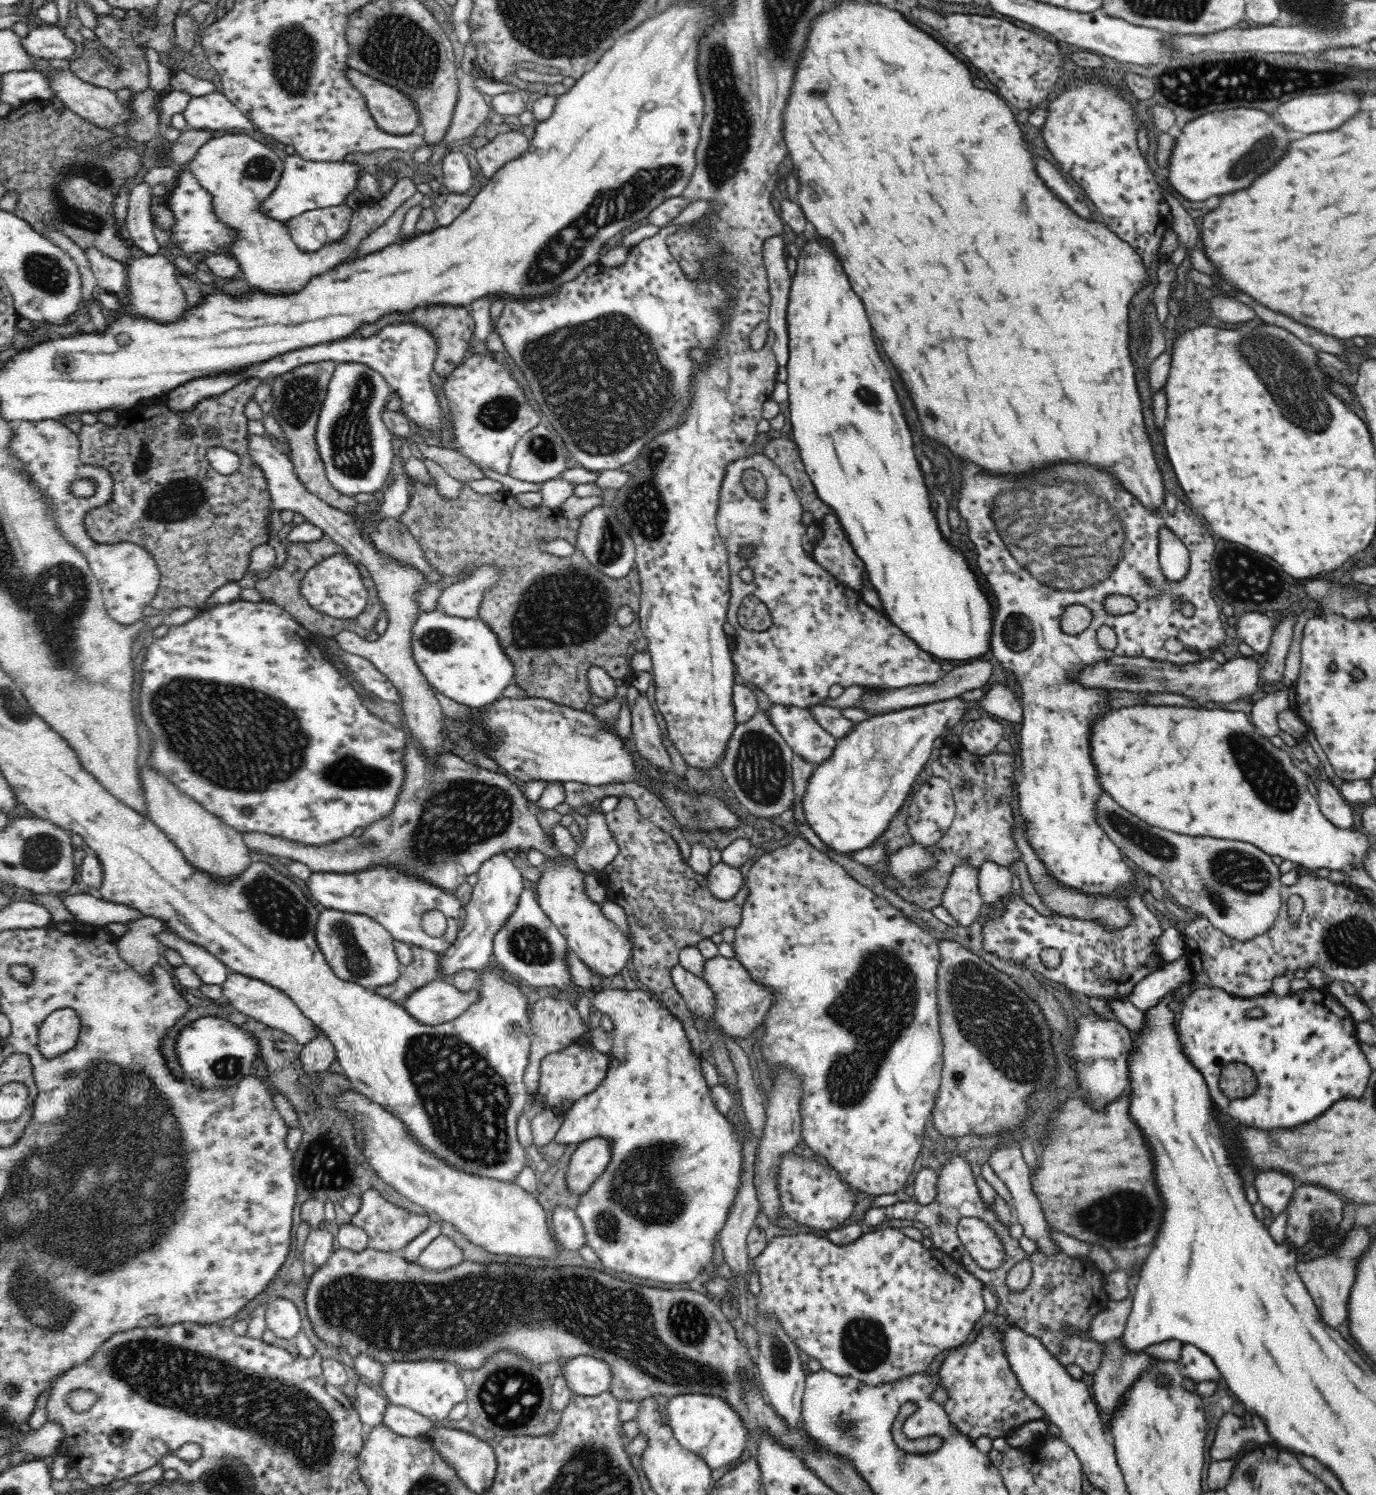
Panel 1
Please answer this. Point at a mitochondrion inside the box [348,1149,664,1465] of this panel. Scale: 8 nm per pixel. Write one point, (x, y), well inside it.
(510, 1397)

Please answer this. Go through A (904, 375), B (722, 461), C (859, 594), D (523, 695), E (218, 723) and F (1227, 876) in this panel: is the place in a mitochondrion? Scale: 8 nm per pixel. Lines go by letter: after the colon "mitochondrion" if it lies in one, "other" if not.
A: other
B: other
C: other
D: other
E: mitochondrion
F: mitochondrion

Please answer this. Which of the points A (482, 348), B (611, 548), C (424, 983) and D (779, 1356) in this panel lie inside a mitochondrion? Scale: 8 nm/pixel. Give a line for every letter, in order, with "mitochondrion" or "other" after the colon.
A: other
B: mitochondrion
C: other
D: mitochondrion

